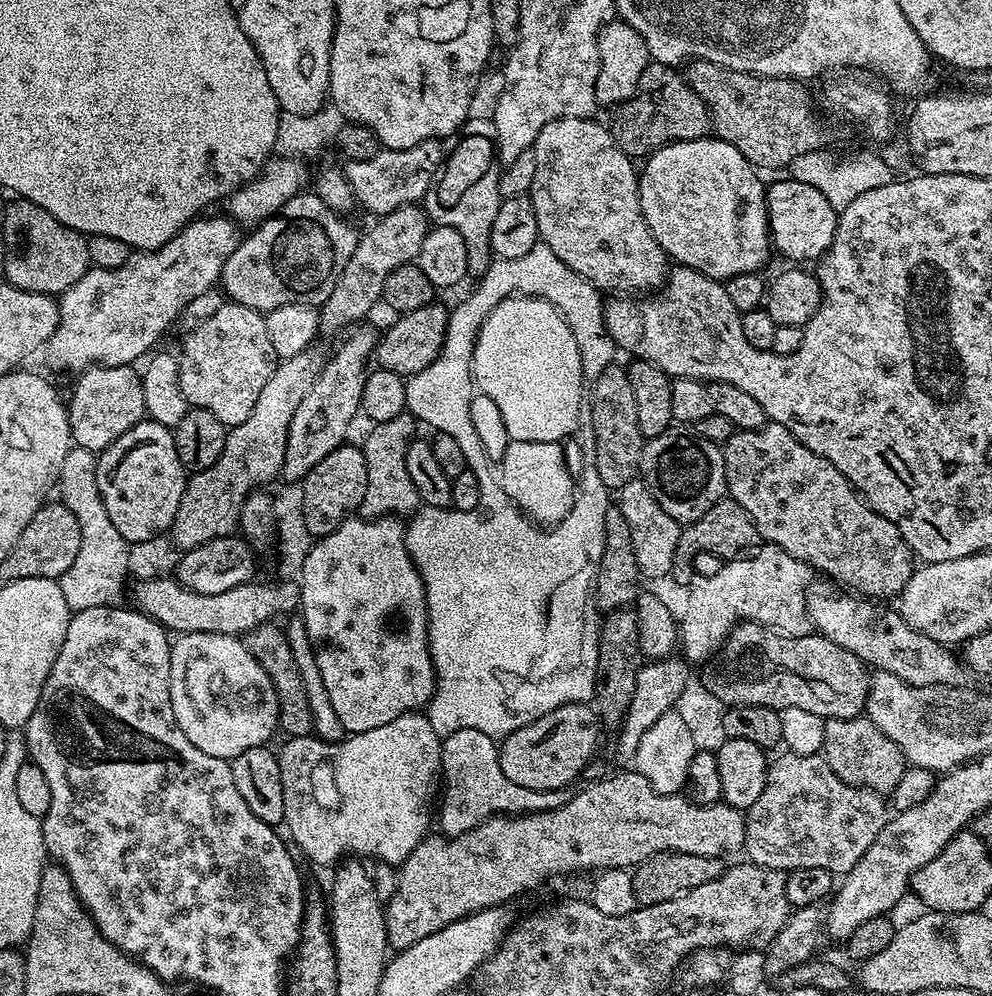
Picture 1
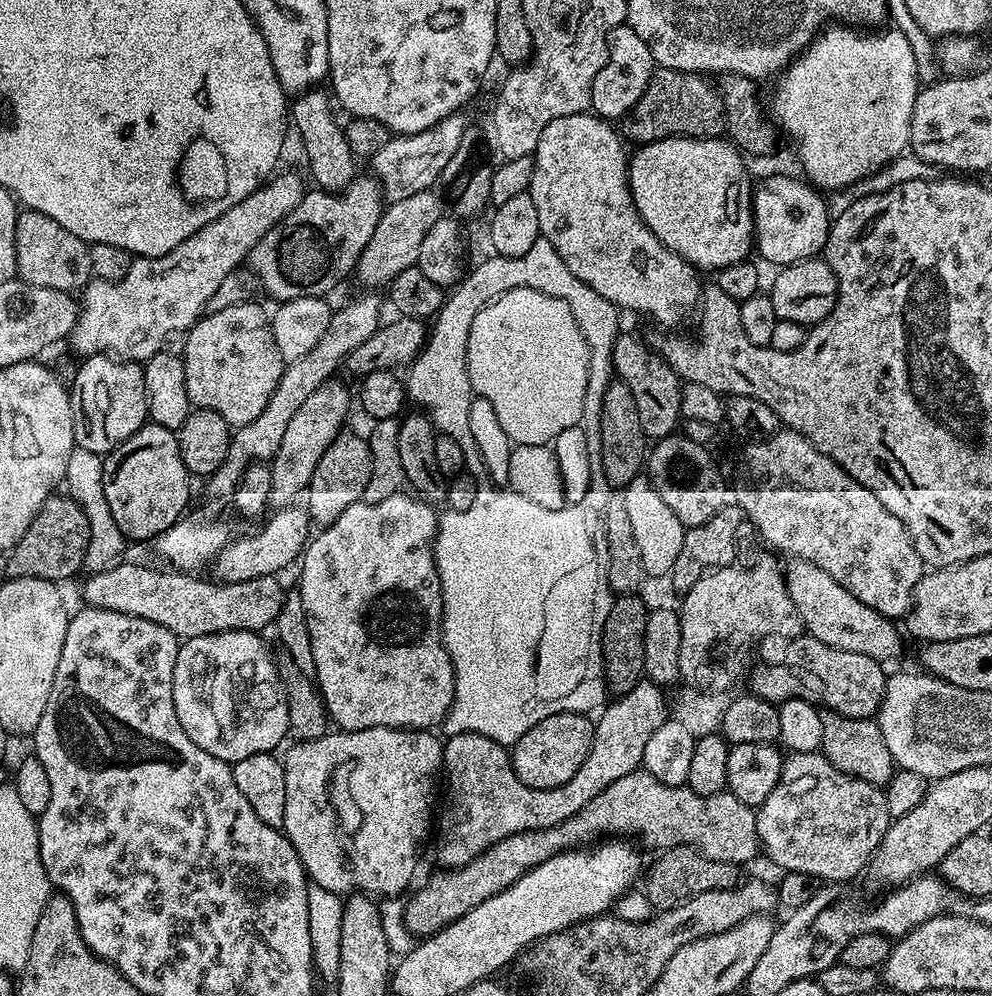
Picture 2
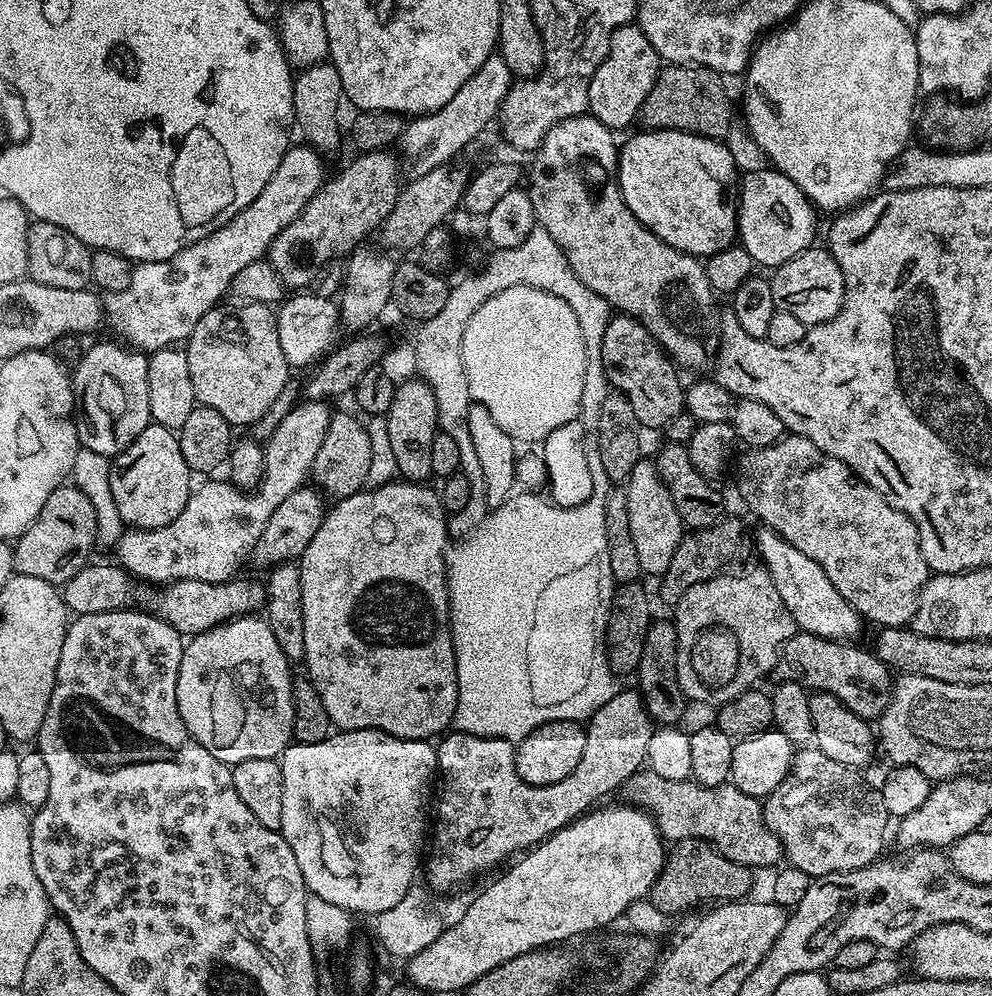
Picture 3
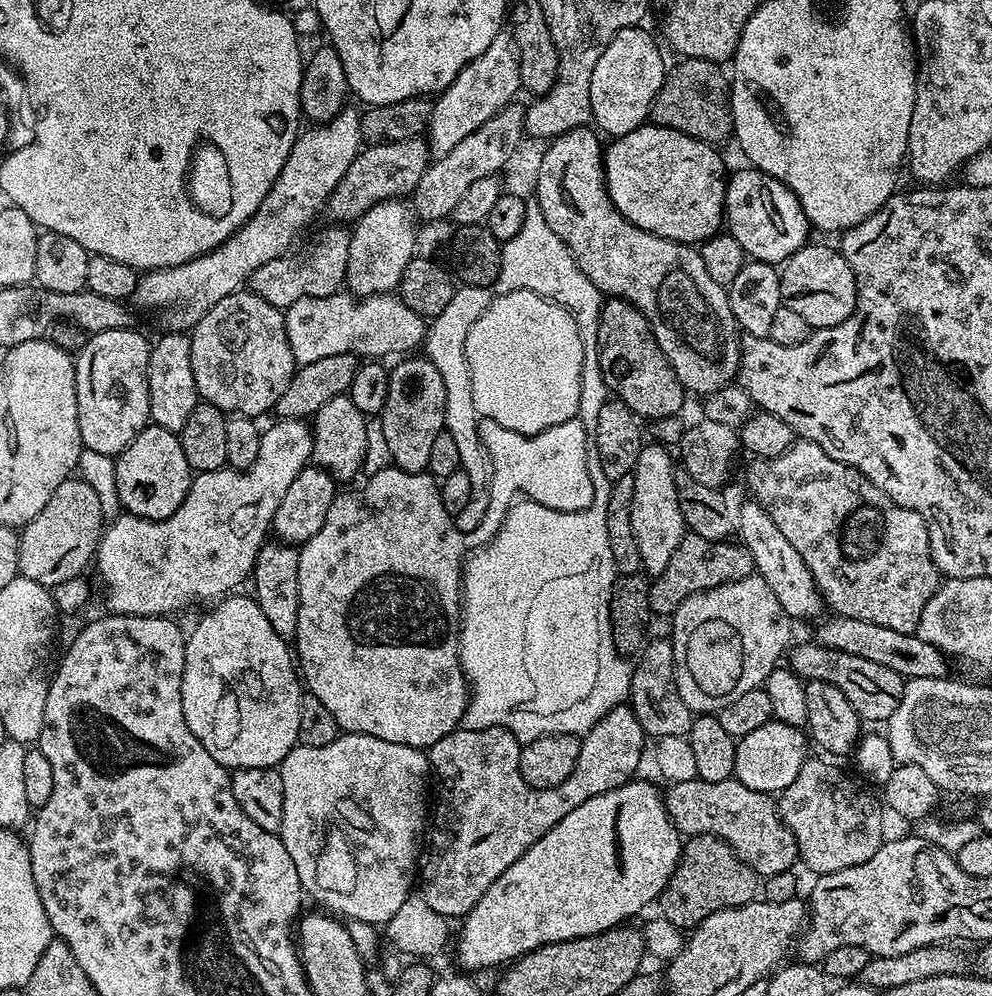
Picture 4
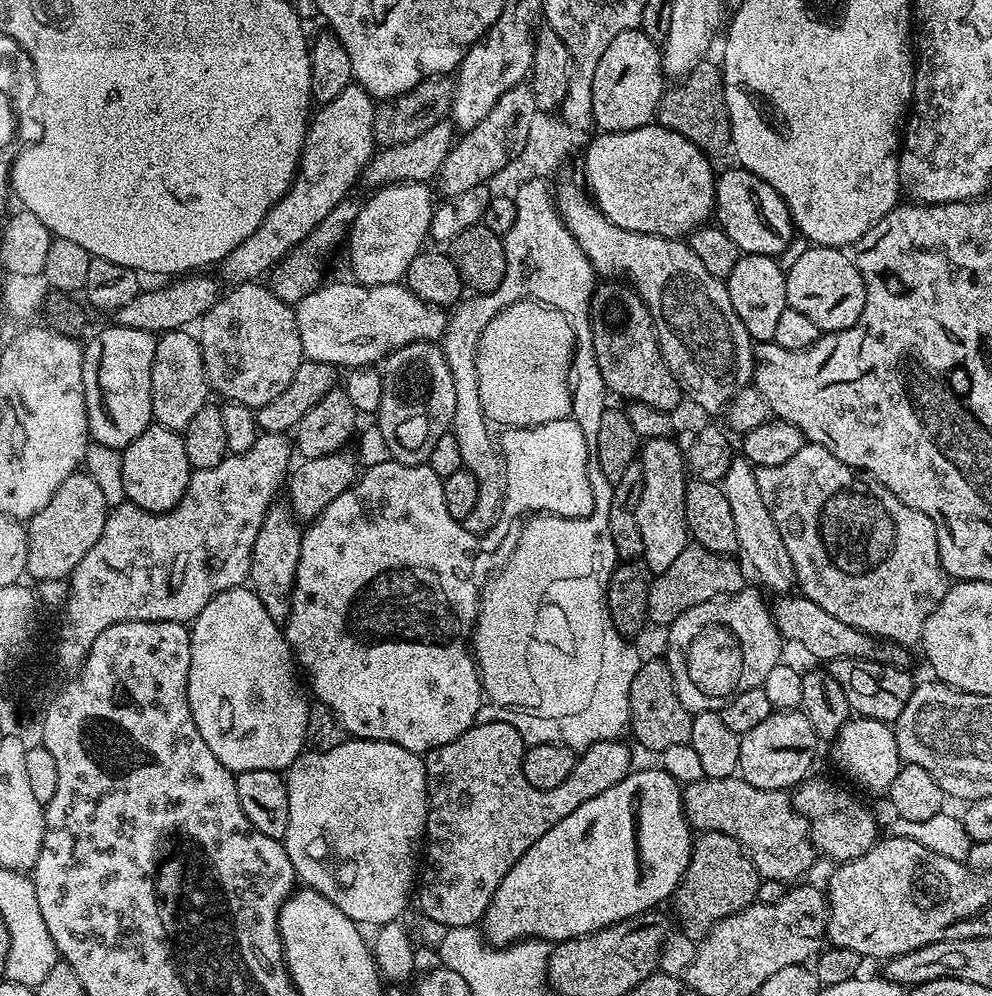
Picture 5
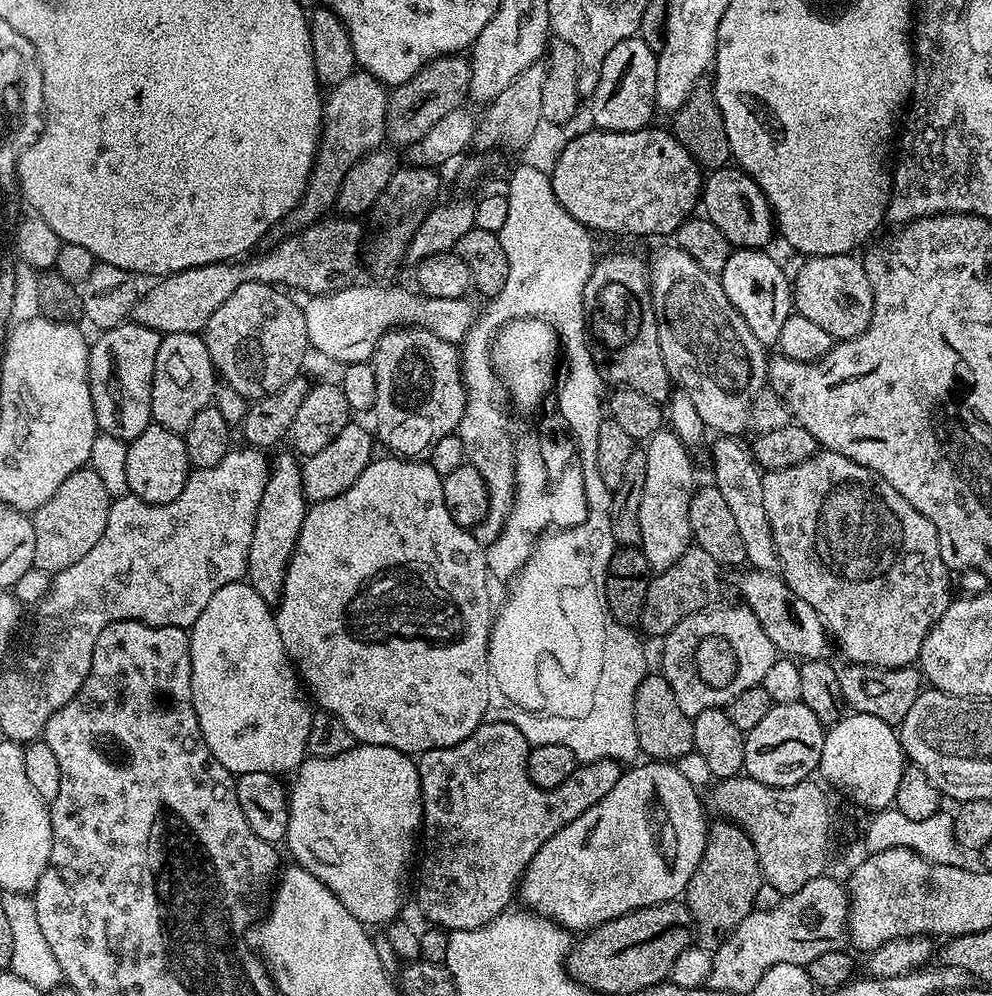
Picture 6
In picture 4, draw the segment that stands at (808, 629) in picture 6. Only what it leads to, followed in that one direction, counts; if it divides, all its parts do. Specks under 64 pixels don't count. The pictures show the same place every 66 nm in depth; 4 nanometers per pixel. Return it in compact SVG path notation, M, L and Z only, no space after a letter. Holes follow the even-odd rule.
M829 615L829 620L821 619L816 628L815 643L824 648L854 654L854 658L866 658L869 662L878 662L878 666L890 666L899 676L908 680L914 678L945 678L949 675L949 657L938 646L922 642L922 638L910 632L890 630L890 626L878 626L849 616Z

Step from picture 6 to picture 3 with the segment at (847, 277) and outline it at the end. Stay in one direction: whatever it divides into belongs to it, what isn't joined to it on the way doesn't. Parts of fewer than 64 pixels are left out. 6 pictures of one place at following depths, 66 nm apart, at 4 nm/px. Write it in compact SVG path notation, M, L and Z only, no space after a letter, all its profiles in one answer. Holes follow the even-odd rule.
M822 246L808 248L775 269L770 282L777 311L797 316L808 327L832 320L844 301L845 279L842 278L841 267L831 252Z

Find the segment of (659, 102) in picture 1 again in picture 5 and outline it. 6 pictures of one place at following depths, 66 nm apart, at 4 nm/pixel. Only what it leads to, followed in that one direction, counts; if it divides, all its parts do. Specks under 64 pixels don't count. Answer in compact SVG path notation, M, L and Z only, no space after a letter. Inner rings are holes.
M708 63L695 64L673 83L676 84L673 88L672 85L665 87L664 97L656 108L656 120L663 128L674 130L674 134L682 134L682 138L694 142L694 146L710 158L716 158L719 152L727 153L731 149L732 131L724 97L724 73L719 63Z

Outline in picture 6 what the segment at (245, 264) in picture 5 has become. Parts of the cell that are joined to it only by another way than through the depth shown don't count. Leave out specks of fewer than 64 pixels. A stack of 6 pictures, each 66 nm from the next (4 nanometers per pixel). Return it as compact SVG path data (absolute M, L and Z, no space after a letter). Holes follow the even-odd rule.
M357 70L350 74L350 78L346 78L346 82L331 85L329 92L332 93L327 93L324 101L324 123L320 142L316 145L316 162L312 166L304 196L297 204L294 213L294 220L297 220L297 225L300 226L314 224L317 220L327 217L336 203L336 195L342 186L342 178L346 178L350 166L354 166L354 162L358 162L366 153L381 147L386 140L384 127L386 126L389 89L381 80L374 78L369 72Z

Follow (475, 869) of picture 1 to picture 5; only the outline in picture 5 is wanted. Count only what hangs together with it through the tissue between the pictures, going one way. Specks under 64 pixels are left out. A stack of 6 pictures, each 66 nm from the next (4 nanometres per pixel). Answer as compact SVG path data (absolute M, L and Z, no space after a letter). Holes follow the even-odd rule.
M737 774L726 778L705 778L695 780L693 784L685 784L684 814L688 823L697 833L721 832L730 834L747 852L754 862L761 878L766 880L782 880L796 882L812 868L812 863L818 859L816 845L812 843L812 829L808 827L808 820L796 808L793 797L787 791L778 788L759 788L750 786L744 777Z

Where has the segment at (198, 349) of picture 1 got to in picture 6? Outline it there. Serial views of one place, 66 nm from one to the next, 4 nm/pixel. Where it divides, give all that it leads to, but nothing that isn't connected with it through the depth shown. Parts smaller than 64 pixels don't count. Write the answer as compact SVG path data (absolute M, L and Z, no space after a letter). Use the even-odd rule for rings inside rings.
M246 282L238 286L238 290L234 290L234 294L230 294L222 306L218 306L218 310L214 310L214 318L210 318L202 333L219 379L234 386L234 390L247 396L249 401L274 394L274 390L282 390L286 382L301 375L304 355L310 352L303 307L299 303L295 304L288 296L291 295L279 287L262 282Z

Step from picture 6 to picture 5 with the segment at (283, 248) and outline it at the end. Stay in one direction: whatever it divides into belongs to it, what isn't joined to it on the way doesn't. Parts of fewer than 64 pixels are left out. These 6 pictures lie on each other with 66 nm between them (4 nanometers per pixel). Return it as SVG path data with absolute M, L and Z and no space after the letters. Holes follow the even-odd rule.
M188 274L183 278L173 279L165 288L141 290L126 306L115 309L116 324L126 326L130 330L146 330L153 334L163 334L187 329L195 325L201 316L205 316L222 295L219 288L208 274Z

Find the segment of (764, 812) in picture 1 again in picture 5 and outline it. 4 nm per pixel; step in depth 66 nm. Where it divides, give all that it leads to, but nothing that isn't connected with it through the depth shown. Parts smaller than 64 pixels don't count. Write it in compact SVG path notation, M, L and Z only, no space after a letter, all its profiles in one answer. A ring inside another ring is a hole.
M808 778L795 789L794 803L808 820L812 829L812 843L817 853L829 856L835 862L847 862L866 854L876 844L876 816L855 796L832 780Z

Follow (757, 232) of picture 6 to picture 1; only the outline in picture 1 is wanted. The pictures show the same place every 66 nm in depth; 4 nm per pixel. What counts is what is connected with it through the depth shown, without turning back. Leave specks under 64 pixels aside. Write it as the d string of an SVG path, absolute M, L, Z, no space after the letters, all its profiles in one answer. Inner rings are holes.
M791 178L776 180L766 188L768 198L768 235L776 248L788 260L819 261L825 250L834 242L838 210L826 202L822 190L814 190L806 182Z

